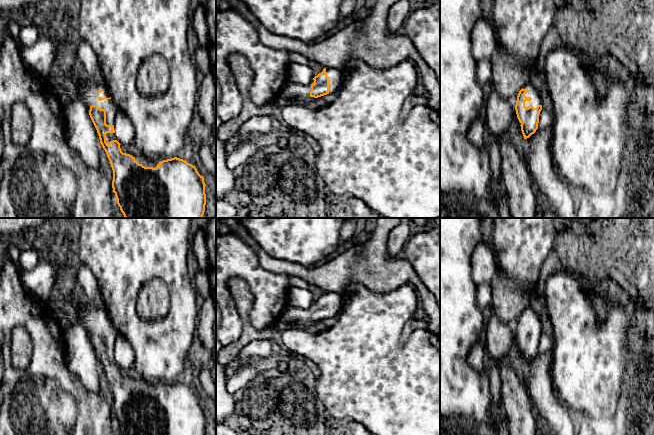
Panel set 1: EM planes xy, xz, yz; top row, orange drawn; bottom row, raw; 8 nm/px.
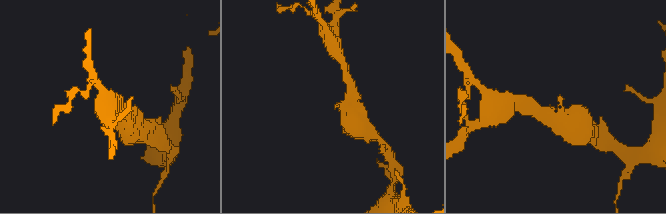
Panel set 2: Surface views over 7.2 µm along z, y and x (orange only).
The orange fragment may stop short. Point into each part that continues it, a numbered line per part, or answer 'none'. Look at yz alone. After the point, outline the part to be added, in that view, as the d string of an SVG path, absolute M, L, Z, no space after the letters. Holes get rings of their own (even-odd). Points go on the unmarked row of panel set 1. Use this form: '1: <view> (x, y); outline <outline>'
1: yz (532, 316); outline M528 306L522 312L528 314L528 316L525 318L525 320L532 322L531 325L526 325L525 326L525 331L526 332L528 332L530 329L532 329L534 332L536 332L538 329L542 329L542 325L541 325L541 321L539 319L539 316L533 310L532 307Z

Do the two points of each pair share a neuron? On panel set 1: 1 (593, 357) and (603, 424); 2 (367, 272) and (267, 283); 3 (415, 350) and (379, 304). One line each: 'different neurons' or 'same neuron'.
1: same neuron
2: different neurons
3: same neuron

